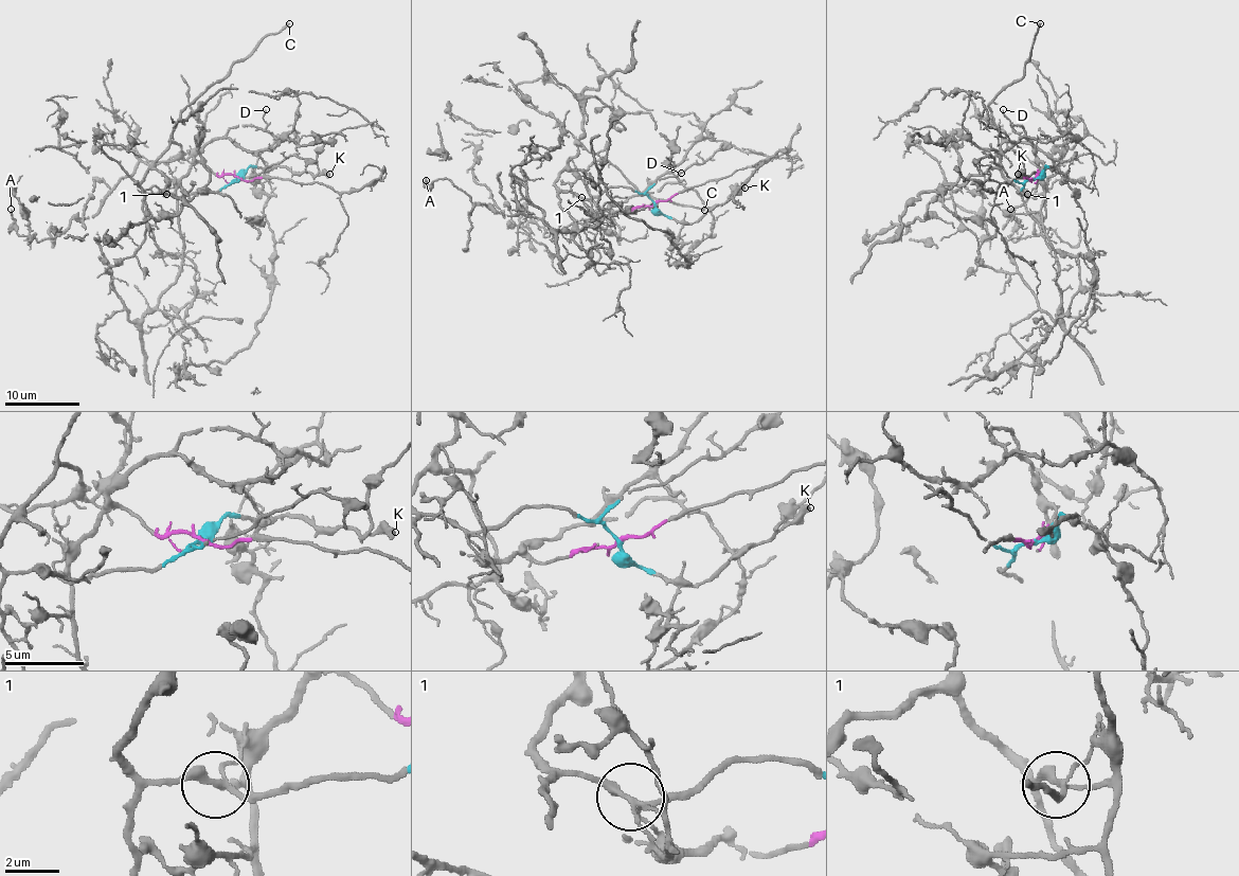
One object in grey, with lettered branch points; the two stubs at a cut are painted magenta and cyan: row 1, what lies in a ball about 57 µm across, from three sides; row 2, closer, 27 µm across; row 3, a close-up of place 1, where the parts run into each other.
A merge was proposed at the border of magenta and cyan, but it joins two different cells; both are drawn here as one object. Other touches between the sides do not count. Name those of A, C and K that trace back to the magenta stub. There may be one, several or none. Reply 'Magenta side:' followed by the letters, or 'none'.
Magenta side: none

